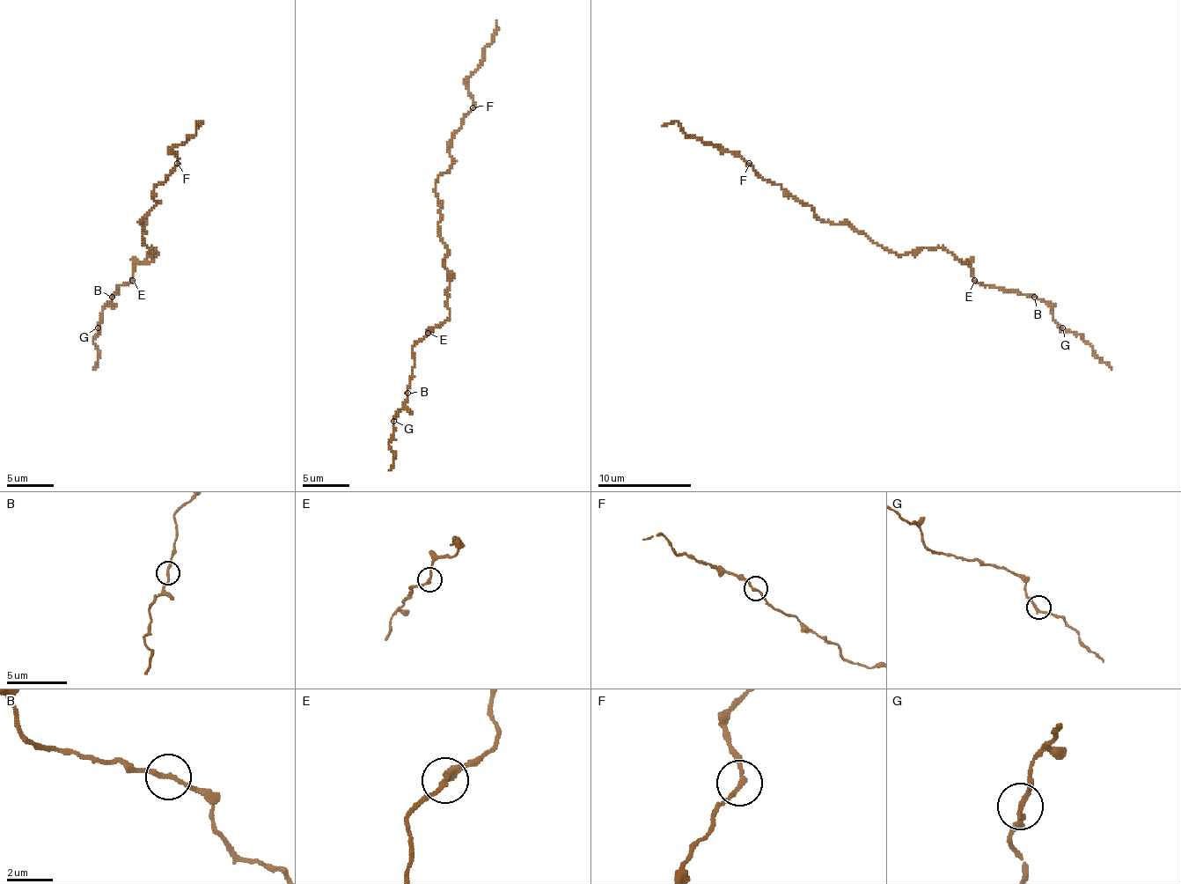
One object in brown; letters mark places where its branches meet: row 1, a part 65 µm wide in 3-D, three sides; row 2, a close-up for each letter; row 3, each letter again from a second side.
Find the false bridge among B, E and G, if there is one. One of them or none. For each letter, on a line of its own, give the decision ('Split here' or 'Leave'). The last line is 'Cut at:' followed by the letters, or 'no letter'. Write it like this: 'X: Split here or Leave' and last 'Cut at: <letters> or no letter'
B: Leave
E: Leave
G: Leave
Cut at: no letter

